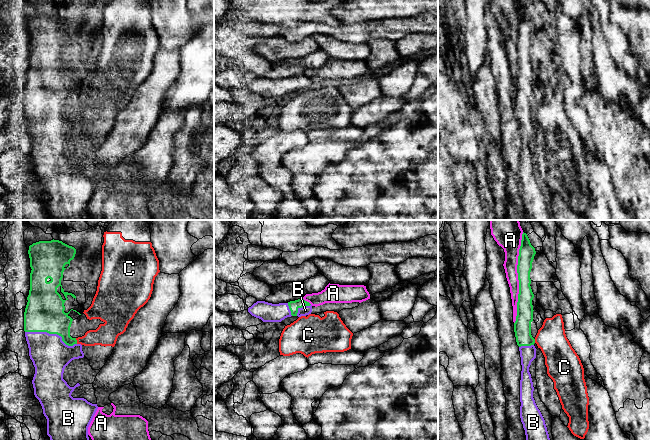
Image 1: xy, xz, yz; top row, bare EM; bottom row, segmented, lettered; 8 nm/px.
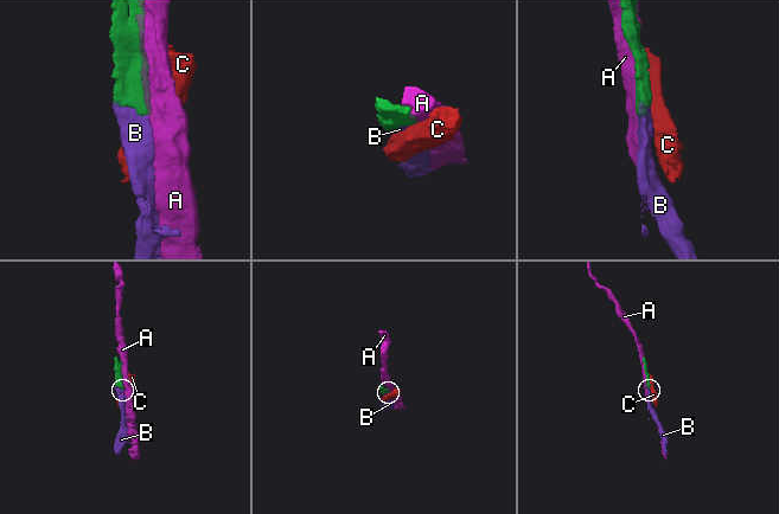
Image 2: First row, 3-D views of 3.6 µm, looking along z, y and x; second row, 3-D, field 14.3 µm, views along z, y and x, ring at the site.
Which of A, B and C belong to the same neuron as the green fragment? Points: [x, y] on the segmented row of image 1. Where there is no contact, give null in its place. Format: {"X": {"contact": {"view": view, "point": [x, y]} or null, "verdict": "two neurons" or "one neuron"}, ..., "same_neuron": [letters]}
{"A": {"contact": {"view": "yz", "point": [518, 278]}, "verdict": "two neurons"}, "B": {"contact": {"view": "xy", "point": [52, 333]}, "verdict": "one neuron"}, "C": {"contact": {"view": "xy", "point": [76, 341]}, "verdict": "two neurons"}, "same_neuron": ["B"]}

